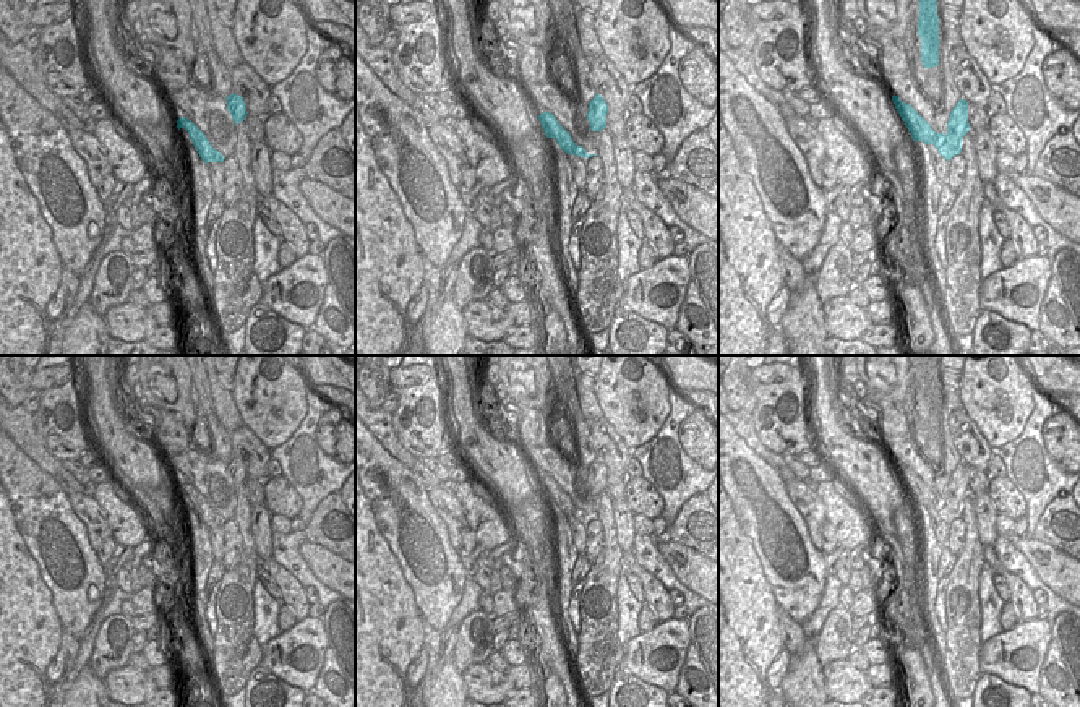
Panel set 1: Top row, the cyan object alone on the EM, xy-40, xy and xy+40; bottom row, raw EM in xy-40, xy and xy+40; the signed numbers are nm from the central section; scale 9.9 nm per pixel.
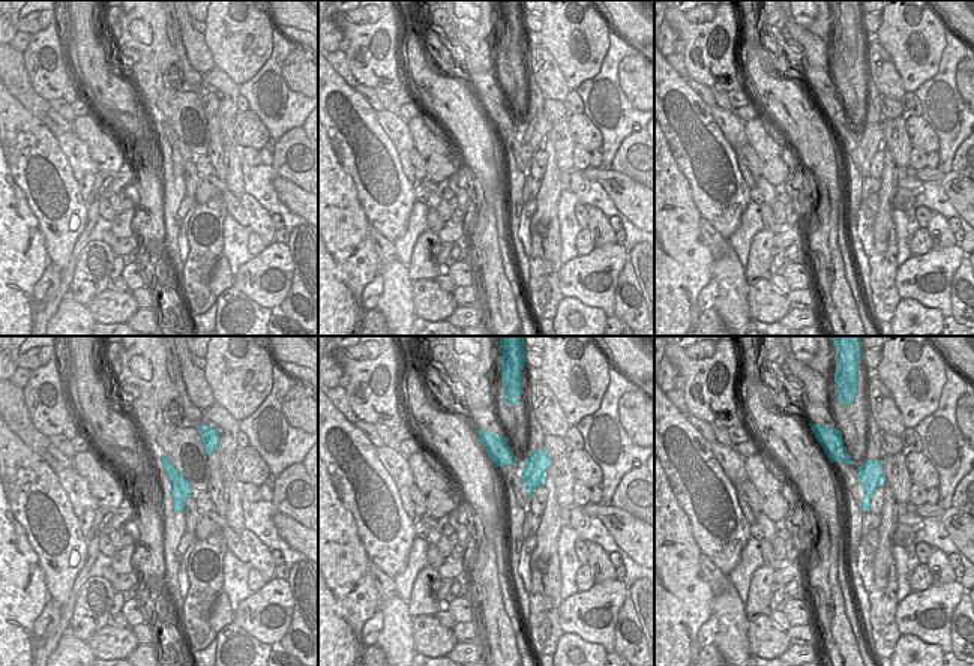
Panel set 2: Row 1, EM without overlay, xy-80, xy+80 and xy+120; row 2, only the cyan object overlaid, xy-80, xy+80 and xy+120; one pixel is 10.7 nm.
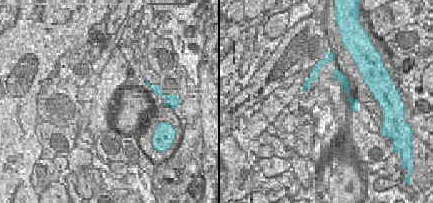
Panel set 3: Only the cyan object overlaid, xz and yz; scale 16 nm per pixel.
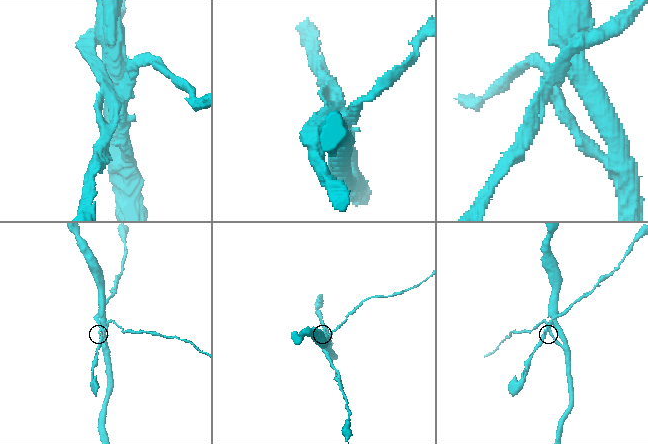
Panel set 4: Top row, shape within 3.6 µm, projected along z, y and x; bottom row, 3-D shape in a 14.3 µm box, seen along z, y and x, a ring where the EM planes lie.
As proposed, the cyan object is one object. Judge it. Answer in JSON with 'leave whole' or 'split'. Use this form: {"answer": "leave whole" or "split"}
{"answer": "split"}

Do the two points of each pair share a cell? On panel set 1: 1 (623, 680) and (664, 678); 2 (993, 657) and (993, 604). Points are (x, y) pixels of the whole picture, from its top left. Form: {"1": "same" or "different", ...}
{"1": "different", "2": "different"}

